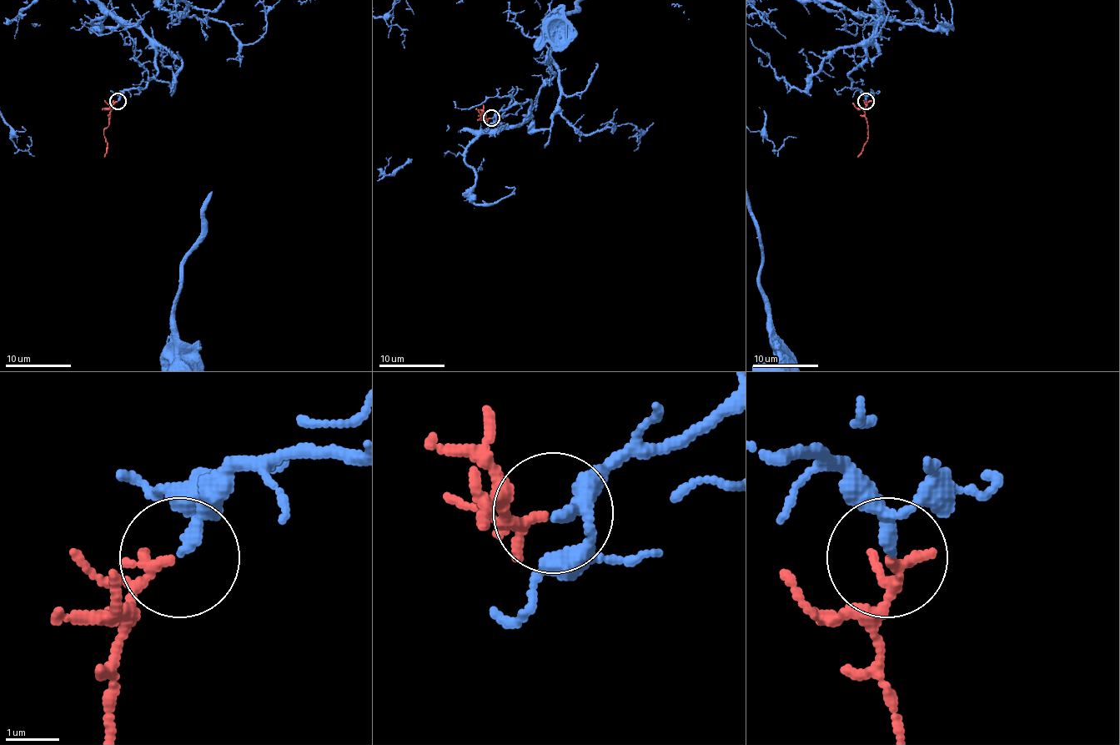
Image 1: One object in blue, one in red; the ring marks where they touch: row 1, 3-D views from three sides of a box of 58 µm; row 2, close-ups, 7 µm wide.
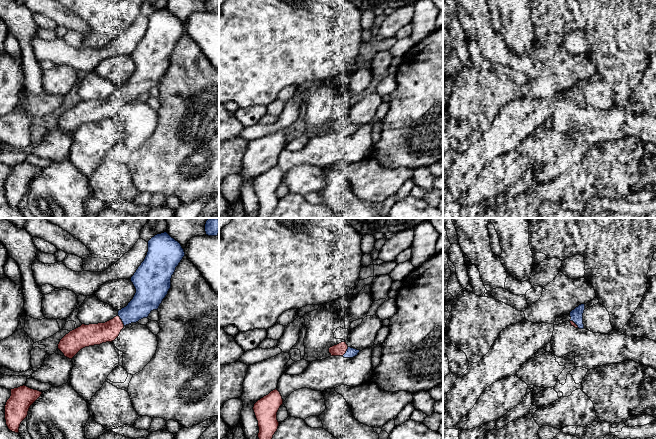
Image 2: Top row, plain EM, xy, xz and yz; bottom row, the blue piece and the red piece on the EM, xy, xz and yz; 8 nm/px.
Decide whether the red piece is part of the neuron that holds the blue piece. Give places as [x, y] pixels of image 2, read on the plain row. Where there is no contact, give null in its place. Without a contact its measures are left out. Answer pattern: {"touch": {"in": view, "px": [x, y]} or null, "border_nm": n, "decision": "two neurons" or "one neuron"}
{"touch": {"in": "xy", "px": [121, 95]}, "border_nm": 100, "decision": "one neuron"}

